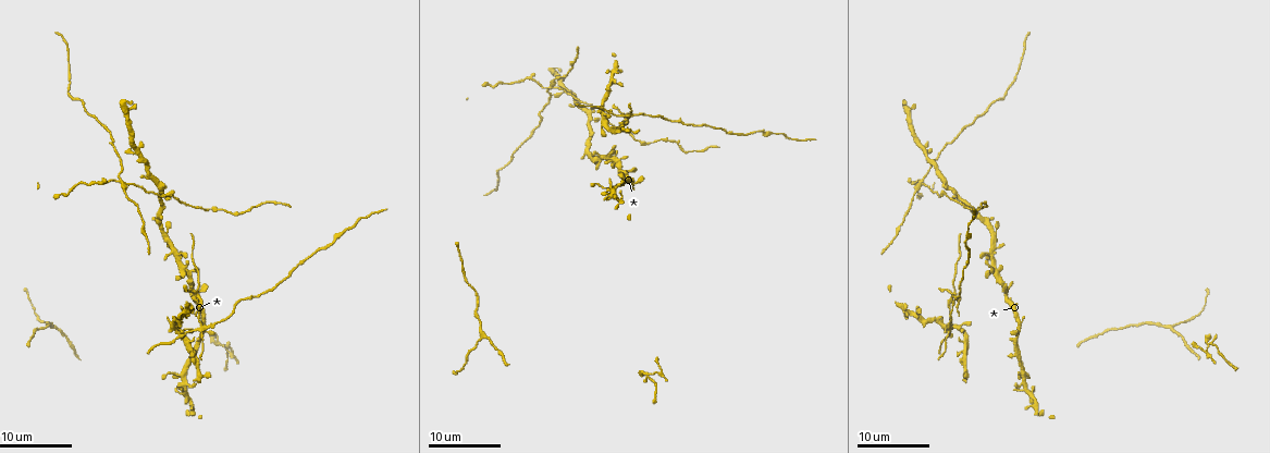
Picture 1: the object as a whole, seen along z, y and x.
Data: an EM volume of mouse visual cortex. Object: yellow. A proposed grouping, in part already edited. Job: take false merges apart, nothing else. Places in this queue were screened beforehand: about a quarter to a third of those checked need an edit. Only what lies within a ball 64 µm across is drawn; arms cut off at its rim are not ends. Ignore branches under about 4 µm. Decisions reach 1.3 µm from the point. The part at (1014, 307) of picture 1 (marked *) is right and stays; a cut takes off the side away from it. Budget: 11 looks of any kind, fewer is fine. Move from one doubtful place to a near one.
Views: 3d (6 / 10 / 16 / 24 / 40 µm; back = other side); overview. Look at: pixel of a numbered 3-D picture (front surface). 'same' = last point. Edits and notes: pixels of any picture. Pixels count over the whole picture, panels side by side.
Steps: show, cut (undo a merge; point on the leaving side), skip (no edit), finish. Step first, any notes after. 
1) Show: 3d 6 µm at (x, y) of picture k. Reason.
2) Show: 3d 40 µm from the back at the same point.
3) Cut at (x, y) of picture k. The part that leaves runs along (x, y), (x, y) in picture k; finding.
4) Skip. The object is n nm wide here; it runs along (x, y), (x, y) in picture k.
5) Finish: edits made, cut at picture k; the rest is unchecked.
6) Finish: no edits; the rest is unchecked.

Show: 3d 24 µm at (178, 375) of picture 1.

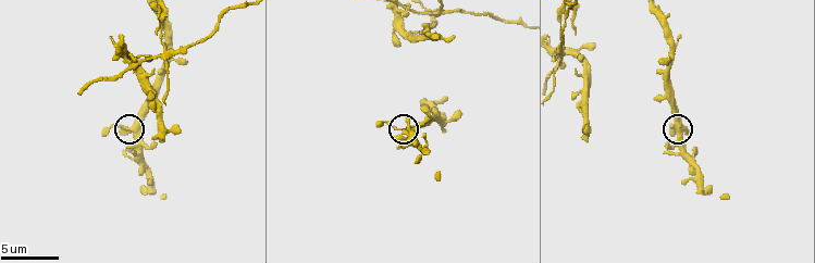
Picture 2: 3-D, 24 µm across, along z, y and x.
Show: 3d 10 µm at (130, 127) of picture 2.

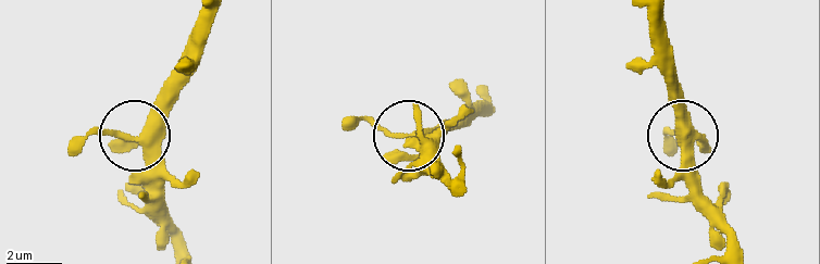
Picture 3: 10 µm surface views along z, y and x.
Skip. The object is 340 nm wide here; it runs along (211, 20), (193, 76), (141, 132), (148, 200) in picture 3; one neuron here.

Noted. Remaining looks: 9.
Show: 3d 24 µm at (987, 254) of picture 1. Looks like a crossing.

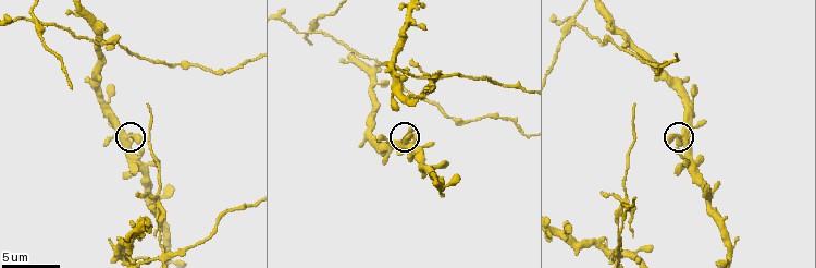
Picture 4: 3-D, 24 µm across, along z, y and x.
Show: 3d 6 µm at (680, 136) of picture 4. Closer look.

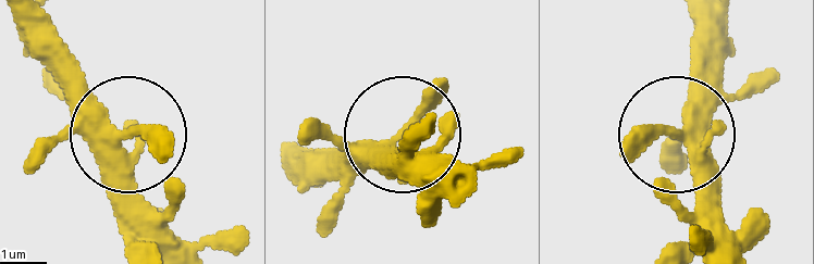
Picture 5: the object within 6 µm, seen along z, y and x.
Show: 3d 6 µm from the back at (678, 131) of picture 5.

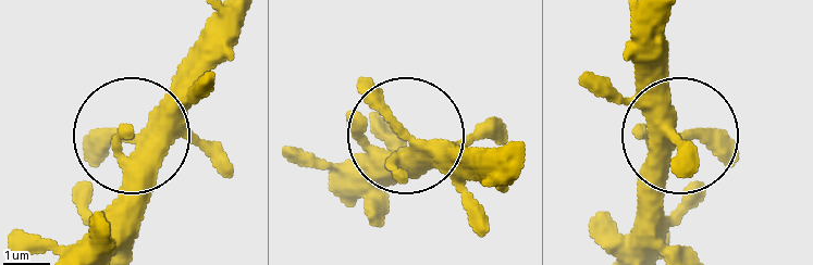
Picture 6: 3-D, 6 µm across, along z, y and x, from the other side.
Skip. It runs along (87, 250), (138, 137), (181, 133), (224, 164) in picture 6; one neuron here.

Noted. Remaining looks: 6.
Show: 3d 10 µm at (443, 78) of picture 4. Four arms meet.

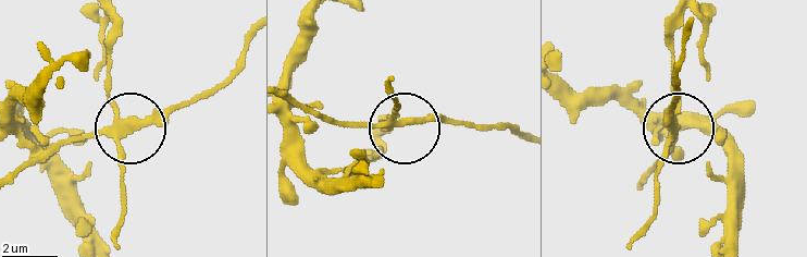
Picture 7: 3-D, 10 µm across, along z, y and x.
Show: 3d 6 µm at (403, 124) of picture 7.

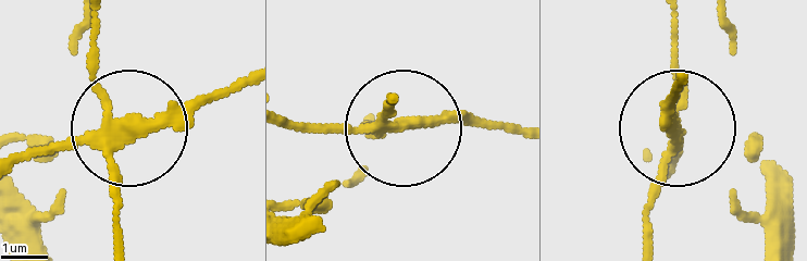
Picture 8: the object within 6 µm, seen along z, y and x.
Cut at (115, 201) of picture 8. The part that leaves runs along (107, 136), (96, 11) in picture 8; a second neuron is stuck on.

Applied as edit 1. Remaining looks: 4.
Show: overview.

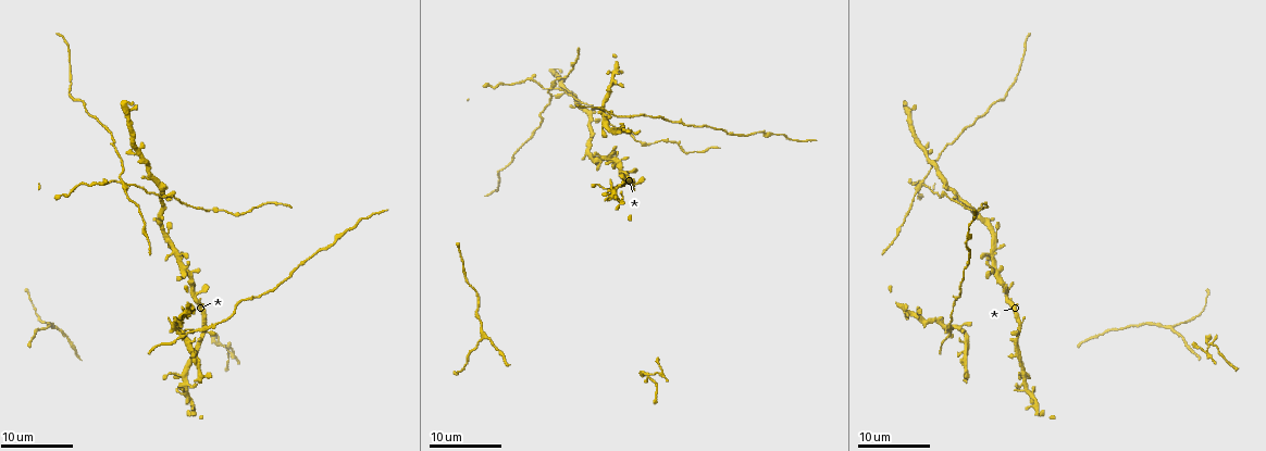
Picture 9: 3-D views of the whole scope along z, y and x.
Show: 3d 24 µm at (922, 181) of picture 9. Branch point.

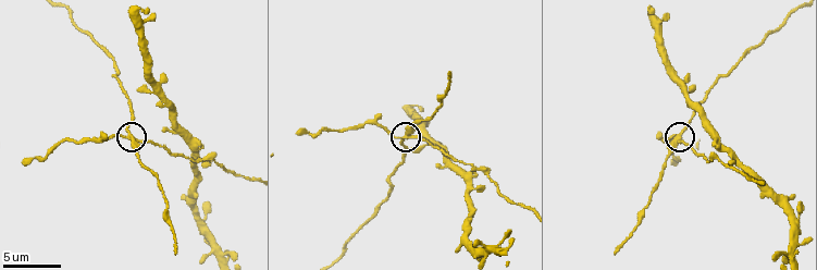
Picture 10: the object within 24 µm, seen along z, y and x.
Show: 3d 6 µm at (402, 137) of picture 10. Closer look.

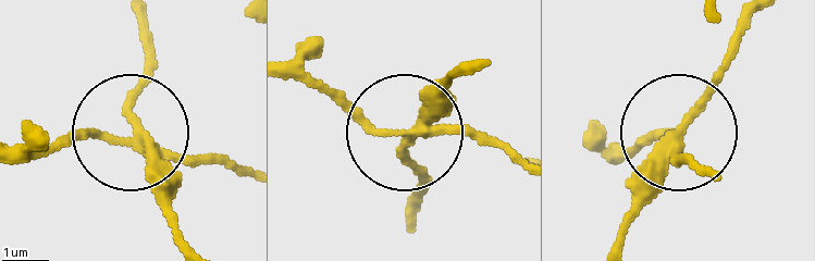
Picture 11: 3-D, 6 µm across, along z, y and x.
Cut at (215, 161) of picture 11. The object is 200 nm wide here; the part that leaves runs along (146, 147), (248, 170) in picture 11; a second neuron is stuck on.

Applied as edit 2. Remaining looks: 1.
Finish: edits made, cut at picture 8, cut at picture 11; the rest is unchecked.

